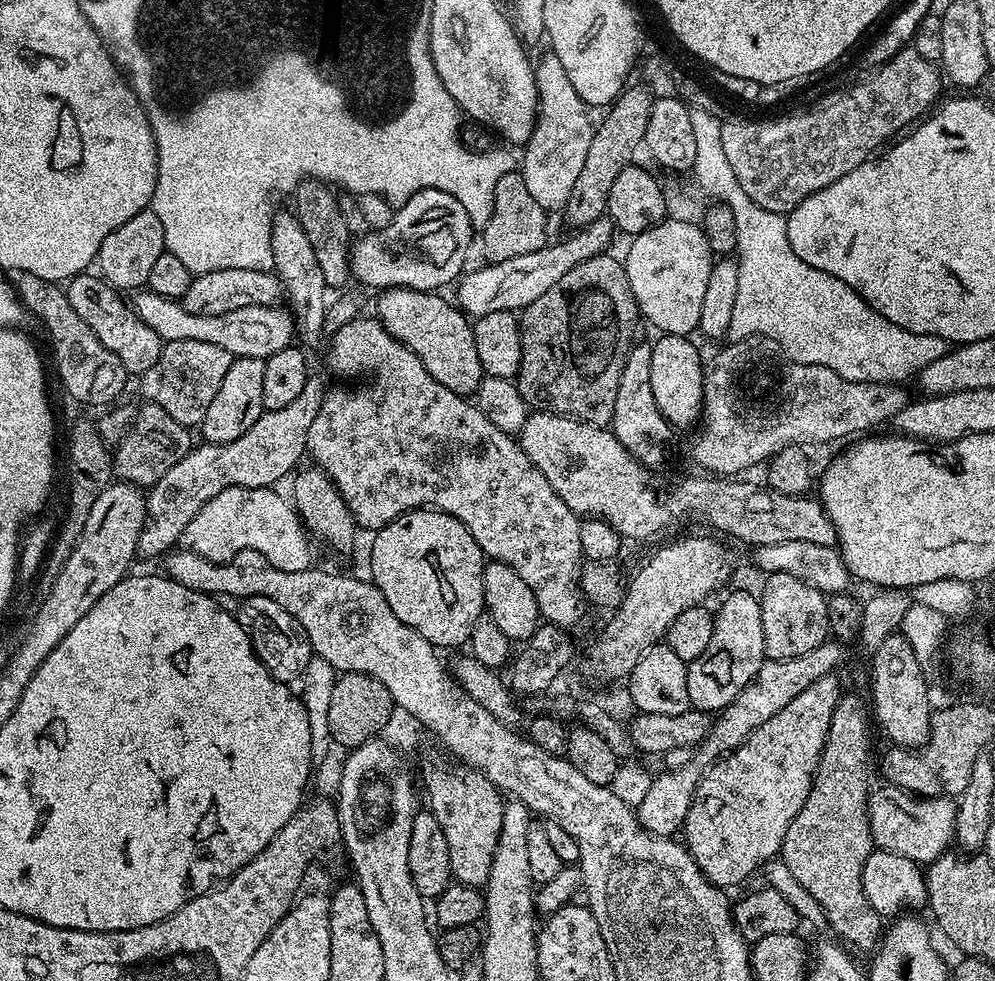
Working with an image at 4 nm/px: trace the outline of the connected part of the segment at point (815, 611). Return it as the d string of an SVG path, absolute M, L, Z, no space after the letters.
M769 573L758 596L762 610L765 657L785 660L800 657L824 644L830 634L825 595L790 574Z

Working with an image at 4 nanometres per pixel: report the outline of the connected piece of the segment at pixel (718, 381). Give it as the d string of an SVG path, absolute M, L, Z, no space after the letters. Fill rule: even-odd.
M750 336L735 342L728 342L723 345L724 349L717 354L704 370L704 406L701 412L702 431L694 440L692 452L695 460L704 468L705 471L716 476L730 478L741 475L742 471L754 467L756 464L765 463L772 459L780 449L785 448L787 444L799 444L801 446L809 446L808 444L828 444L831 440L844 440L859 437L861 434L871 433L879 424L887 425L900 411L910 403L910 396L903 392L899 383L895 384L875 384L874 382L850 382L846 378L842 378L838 374L834 374L834 370L830 370L826 366L814 366L810 362L801 362L799 359L785 356L782 349L778 346L778 342L767 340L765 336Z

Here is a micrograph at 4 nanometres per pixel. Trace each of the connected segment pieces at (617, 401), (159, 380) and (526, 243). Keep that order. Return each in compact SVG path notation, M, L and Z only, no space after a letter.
M633 343L626 358L626 366L622 366L622 378L618 378L618 394L614 397L614 414L610 430L626 446L626 450L634 459L639 460L645 468L657 470L664 464L668 456L668 444L672 440L673 425L658 410L658 402L654 402L654 390L650 386L650 354L652 344Z
M169 340L162 354L158 354L158 362L154 362L154 366L139 377L140 388L144 391L143 399L162 406L174 422L198 426L214 394L218 394L218 386L222 386L222 378L226 378L226 370L230 370L233 359L230 350L222 350L222 346L214 346L210 342Z
M519 171L502 174L497 188L494 190L494 214L490 214L490 222L482 229L484 236L484 252L489 261L514 258L515 255L530 254L546 244L548 236L549 213L526 190L526 182Z

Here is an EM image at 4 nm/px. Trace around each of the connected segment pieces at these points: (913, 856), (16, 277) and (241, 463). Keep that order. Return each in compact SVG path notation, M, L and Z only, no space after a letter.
M883 786L868 798L868 821L872 843L881 852L902 854L916 864L933 864L943 852L949 851L954 840L956 823L955 799L947 796L918 796L903 788Z
M7 269L6 275L12 281L12 287L20 296L20 303L29 313L40 319L42 327L48 331L48 340L52 343L52 356L56 359L56 372L64 383L64 388L80 404L111 405L116 395L130 380L130 373L118 362L115 354L110 354L102 342L98 342L98 334L78 318L74 306L70 306L67 291L59 283L38 278L38 274L30 274L26 270Z
M309 375L302 394L298 394L290 406L282 406L282 410L265 410L258 422L242 434L242 438L234 438L234 442L225 444L197 443L182 462L170 466L170 470L166 470L166 474L147 489L146 518L140 535L139 555L160 558L173 551L181 543L194 514L198 514L206 502L222 494L222 490L279 485L279 480L289 471L288 476L301 463L300 459L305 459L310 425L314 423L314 414L318 414L325 395L323 378Z

